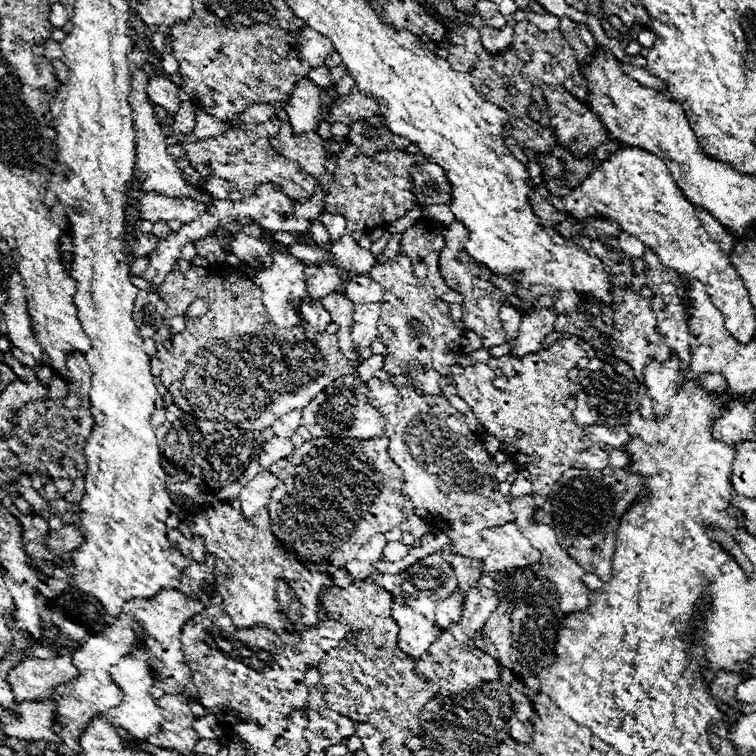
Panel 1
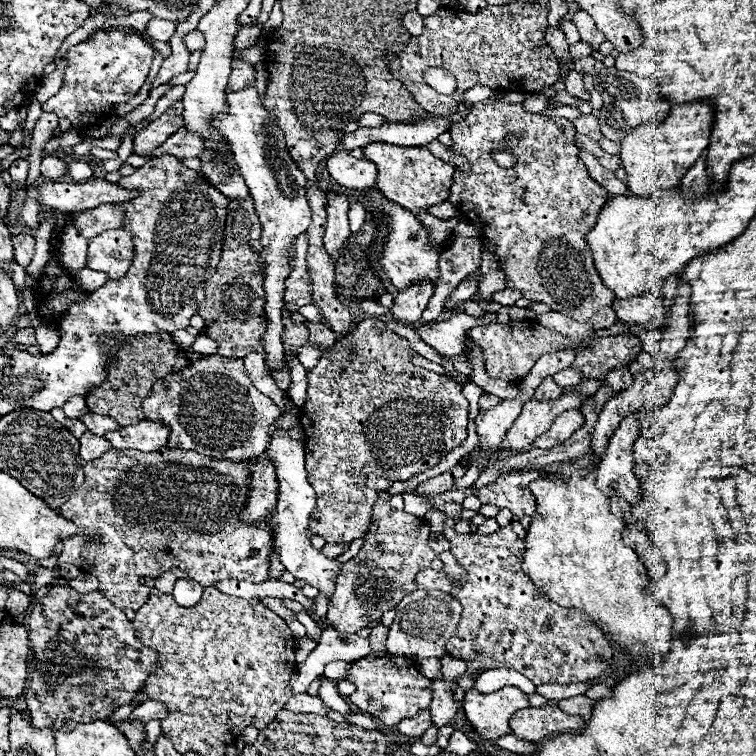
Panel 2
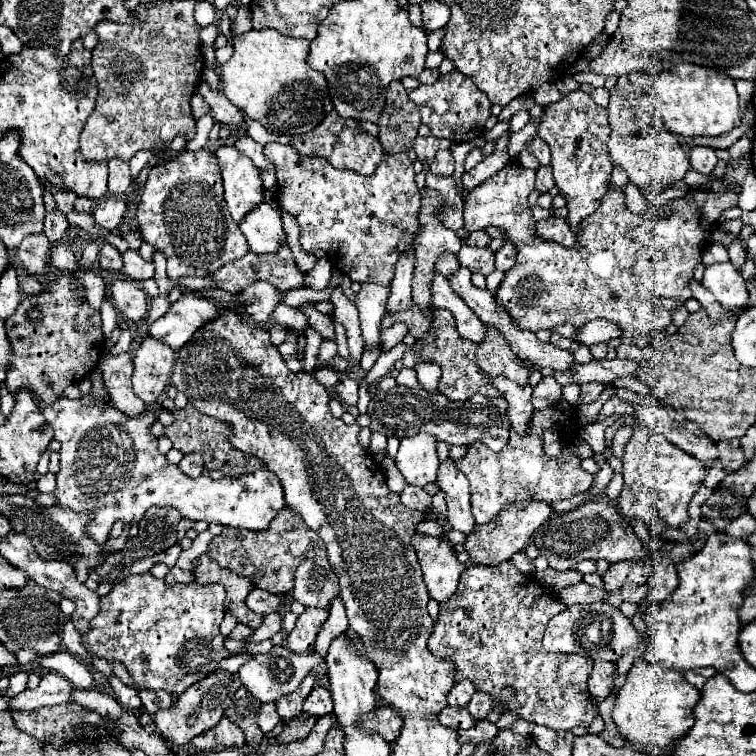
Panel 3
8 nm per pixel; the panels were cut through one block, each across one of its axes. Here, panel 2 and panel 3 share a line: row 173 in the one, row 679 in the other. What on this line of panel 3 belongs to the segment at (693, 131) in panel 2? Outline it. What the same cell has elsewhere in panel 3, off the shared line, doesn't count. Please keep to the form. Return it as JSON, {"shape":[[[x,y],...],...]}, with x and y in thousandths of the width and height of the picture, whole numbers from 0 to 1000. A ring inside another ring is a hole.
{"shape":[[[844,870],[828,892],[828,905],[817,913],[810,952],[828,979],[847,987],[870,987],[878,992],[878,997],[886,997],[892,979],[915,963],[915,937],[923,931],[923,926],[926,913],[910,905],[902,889],[884,886]]]}

